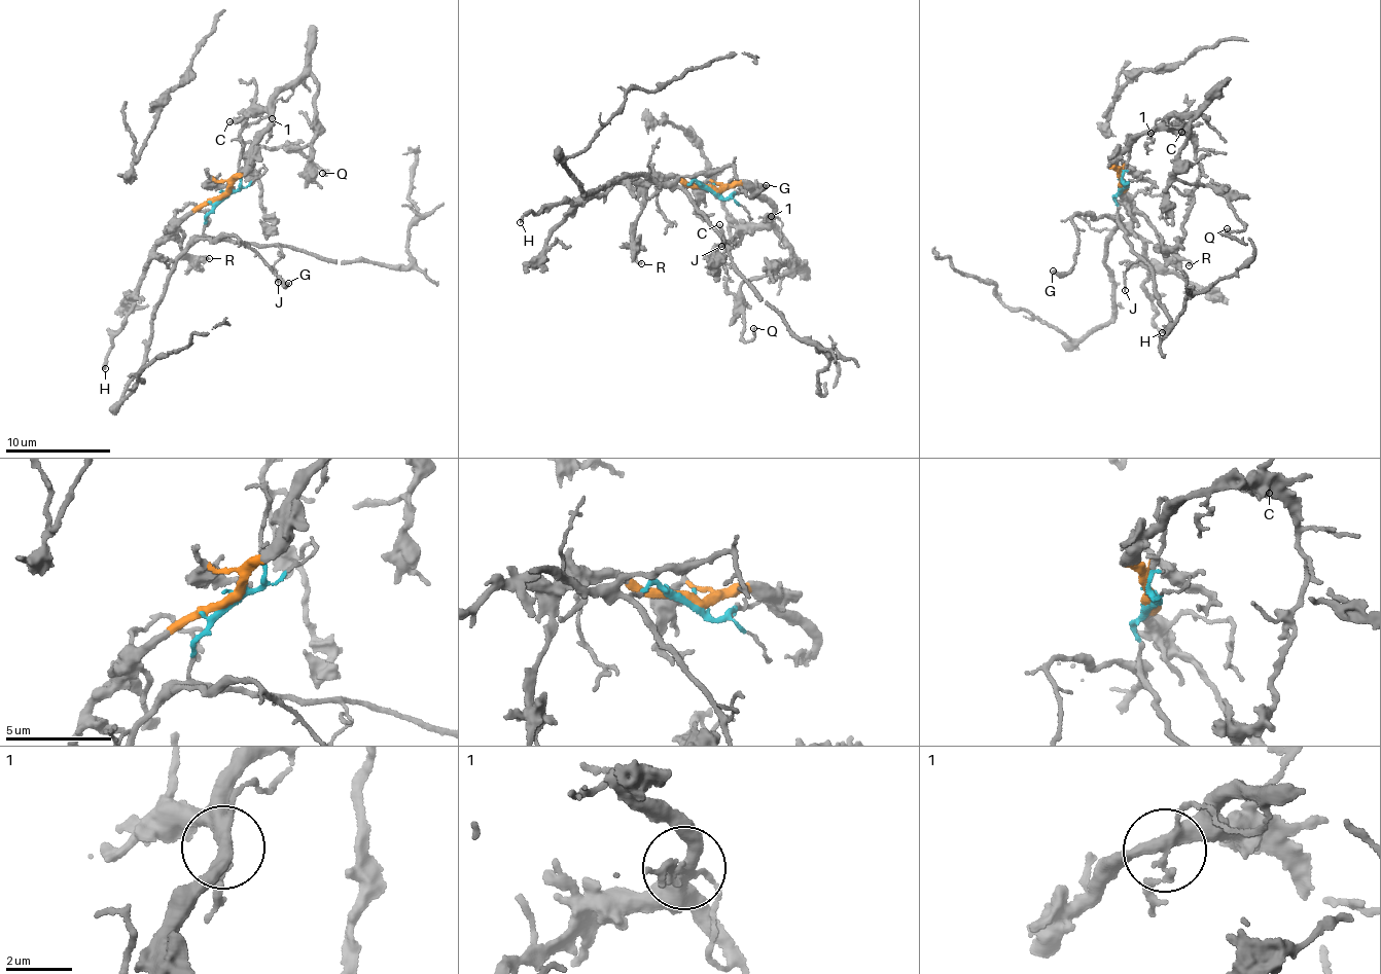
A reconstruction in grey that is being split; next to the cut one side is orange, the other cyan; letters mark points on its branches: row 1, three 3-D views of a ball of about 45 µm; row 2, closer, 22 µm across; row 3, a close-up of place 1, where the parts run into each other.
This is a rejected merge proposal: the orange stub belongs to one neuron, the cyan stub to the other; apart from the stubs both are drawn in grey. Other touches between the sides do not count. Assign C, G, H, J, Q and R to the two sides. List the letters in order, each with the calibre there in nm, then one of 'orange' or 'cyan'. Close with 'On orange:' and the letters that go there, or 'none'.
C: 180 nm thick; orange
G: 280 nm thick; cyan
H: 180 nm thick; orange
J: 130 nm thick; cyan
Q: 170 nm thick; orange
R: 160 nm thick; orange
On orange: C, H, Q, R

